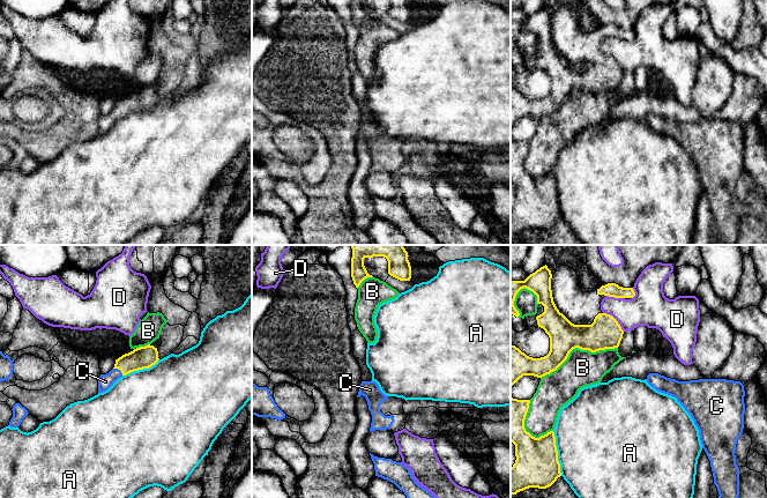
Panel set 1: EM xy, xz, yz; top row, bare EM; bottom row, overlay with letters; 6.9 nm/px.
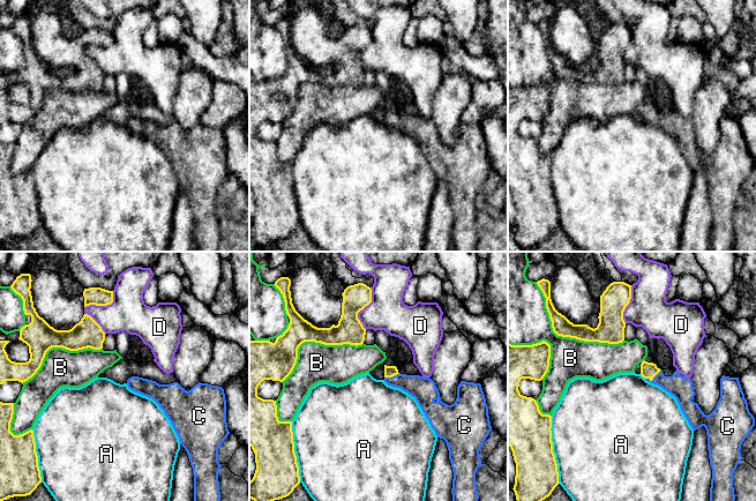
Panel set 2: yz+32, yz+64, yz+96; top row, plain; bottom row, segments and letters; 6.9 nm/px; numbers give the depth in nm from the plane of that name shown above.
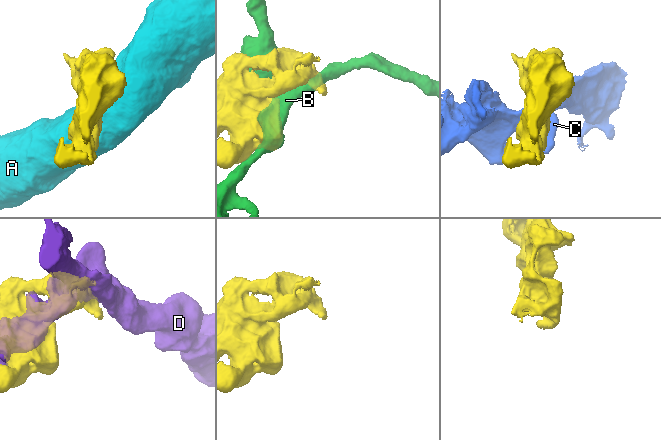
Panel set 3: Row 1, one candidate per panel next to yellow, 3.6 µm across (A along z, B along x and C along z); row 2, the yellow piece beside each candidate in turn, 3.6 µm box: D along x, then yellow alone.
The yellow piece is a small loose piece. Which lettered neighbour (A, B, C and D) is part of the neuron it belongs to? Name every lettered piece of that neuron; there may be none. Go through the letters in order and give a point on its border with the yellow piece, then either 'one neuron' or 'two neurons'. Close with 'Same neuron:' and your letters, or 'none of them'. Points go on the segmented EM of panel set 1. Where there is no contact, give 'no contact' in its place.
A: yz (557, 453) | two neurons
B: yz (578, 347) | two neurons
C: xy (119, 369) | one neuron
D: yz (615, 319) | two neurons
Same neuron: C

